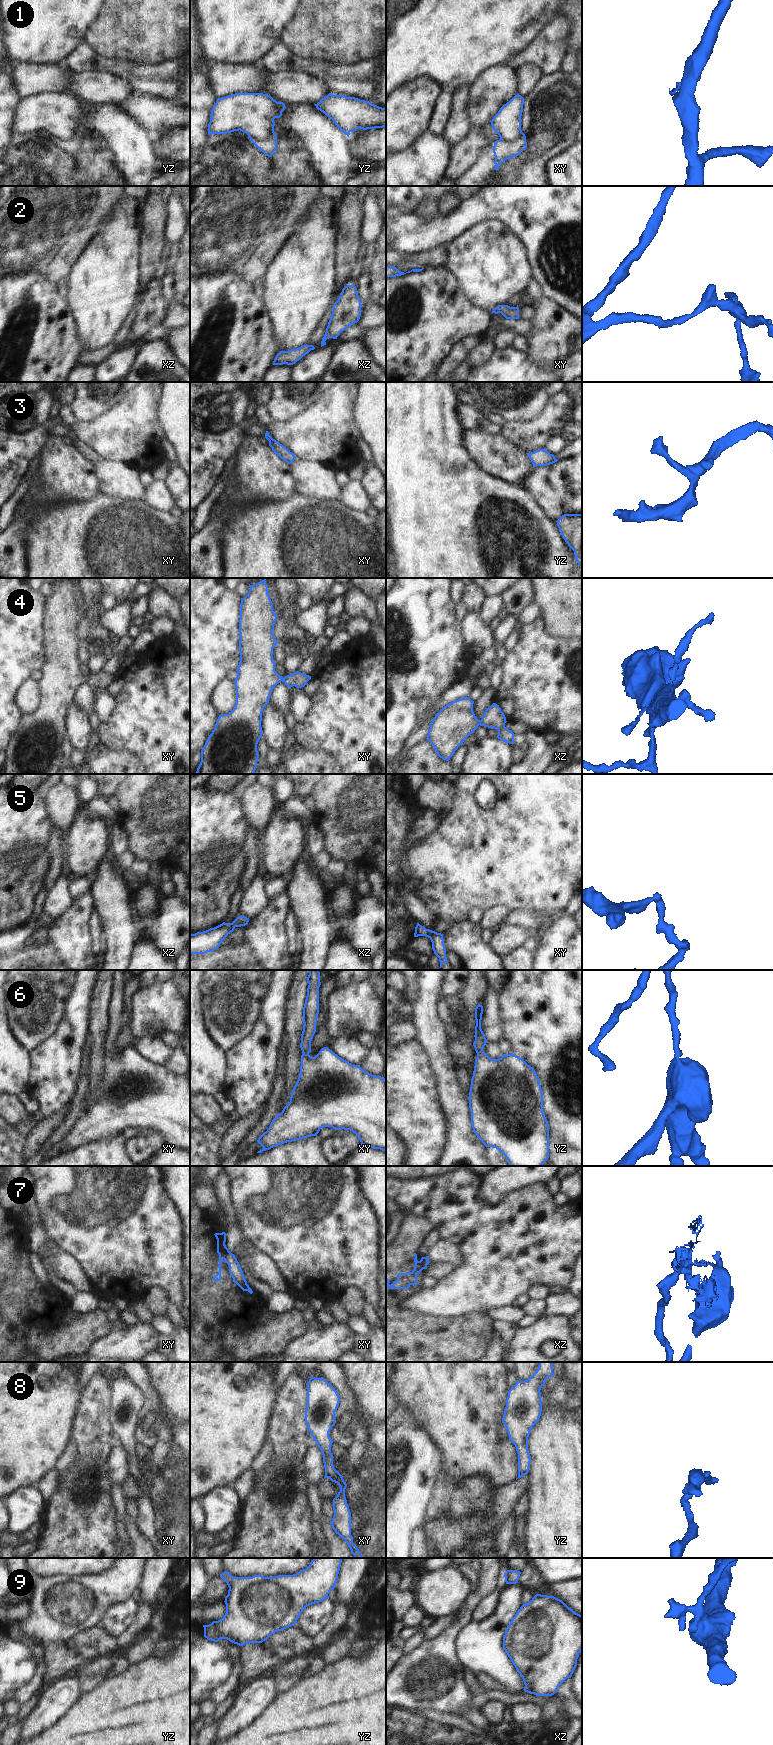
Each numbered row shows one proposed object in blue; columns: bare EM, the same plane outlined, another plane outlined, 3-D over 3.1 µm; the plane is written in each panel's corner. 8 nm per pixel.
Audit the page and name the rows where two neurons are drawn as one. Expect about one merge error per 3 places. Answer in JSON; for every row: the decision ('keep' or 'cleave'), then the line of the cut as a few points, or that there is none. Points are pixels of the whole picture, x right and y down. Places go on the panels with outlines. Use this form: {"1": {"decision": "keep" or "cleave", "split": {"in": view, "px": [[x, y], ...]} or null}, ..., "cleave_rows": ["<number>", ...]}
{"1": {"decision": "cleave", "split": {"in": "yz", "px": [[274, 134], [261, 139], [248, 136]]}}, "2": {"decision": "keep", "split": null}, "3": {"decision": "keep", "split": null}, "4": {"decision": "keep", "split": null}, "5": {"decision": "keep", "split": null}, "6": {"decision": "keep", "split": null}, "7": {"decision": "cleave", "split": {"in": "xy", "px": [[230, 1252], [224, 1259]]}}, "8": {"decision": "cleave", "split": {"in": "yz", "px": [[522, 1474], [518, 1476]]}}, "9": {"decision": "keep", "split": null}, "cleave_rows": ["1", "7", "8"]}

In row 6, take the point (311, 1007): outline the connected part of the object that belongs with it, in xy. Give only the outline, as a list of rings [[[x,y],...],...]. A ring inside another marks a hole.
[[[309,970],[307,982],[299,1077],[291,1092],[290,1102],[258,1138],[257,1142],[263,1149],[257,1153],[287,1142],[317,1136],[324,1127],[350,1130],[358,1136],[361,1145],[386,1152],[386,1079],[365,1072],[360,1065],[352,1065],[328,1047],[322,1048],[315,1057],[309,1055],[319,1014],[319,970]]]

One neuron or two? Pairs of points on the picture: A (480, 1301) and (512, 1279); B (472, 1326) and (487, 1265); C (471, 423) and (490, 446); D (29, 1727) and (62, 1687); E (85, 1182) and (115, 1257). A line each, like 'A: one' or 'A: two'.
A: one
B: two
C: two
D: one
E: one

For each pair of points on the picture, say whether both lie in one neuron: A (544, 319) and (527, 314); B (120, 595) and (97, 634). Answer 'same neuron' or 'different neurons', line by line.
A: different neurons
B: different neurons

